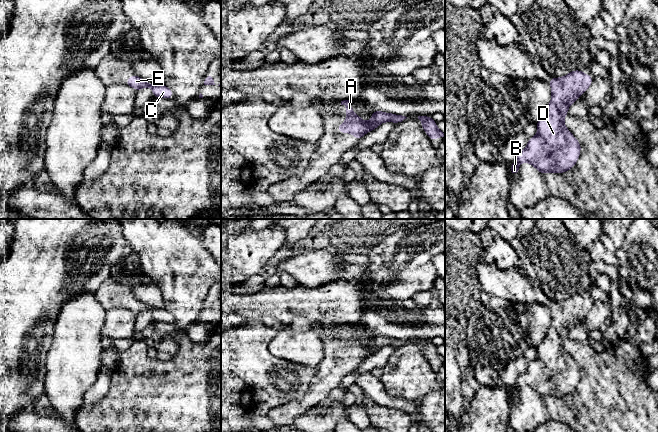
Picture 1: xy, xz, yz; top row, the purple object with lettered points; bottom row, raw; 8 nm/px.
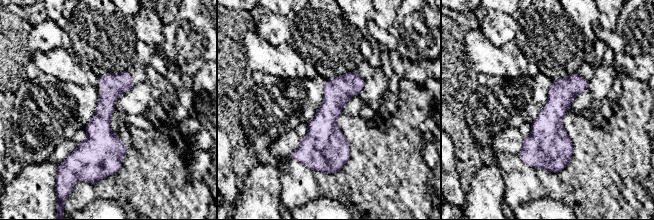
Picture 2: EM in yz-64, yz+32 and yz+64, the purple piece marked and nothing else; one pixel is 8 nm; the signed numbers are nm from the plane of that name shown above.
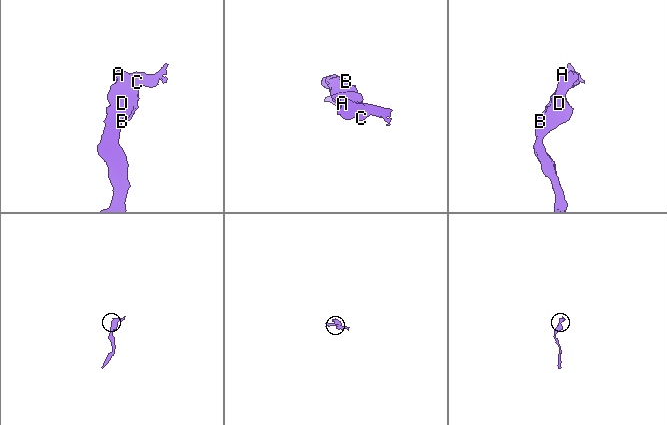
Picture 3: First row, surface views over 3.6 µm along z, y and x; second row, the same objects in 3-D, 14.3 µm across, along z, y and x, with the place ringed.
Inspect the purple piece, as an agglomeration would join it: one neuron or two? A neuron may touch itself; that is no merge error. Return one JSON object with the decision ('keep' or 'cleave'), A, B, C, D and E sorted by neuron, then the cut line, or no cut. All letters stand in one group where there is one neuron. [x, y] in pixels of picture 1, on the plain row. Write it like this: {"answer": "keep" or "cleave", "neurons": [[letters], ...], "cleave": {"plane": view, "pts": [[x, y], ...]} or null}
{"answer": "keep", "neurons": [["A", "B", "C", "D", "E"]], "cleave": null}

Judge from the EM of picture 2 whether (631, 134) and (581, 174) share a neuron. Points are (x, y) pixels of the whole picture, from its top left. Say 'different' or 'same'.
same

